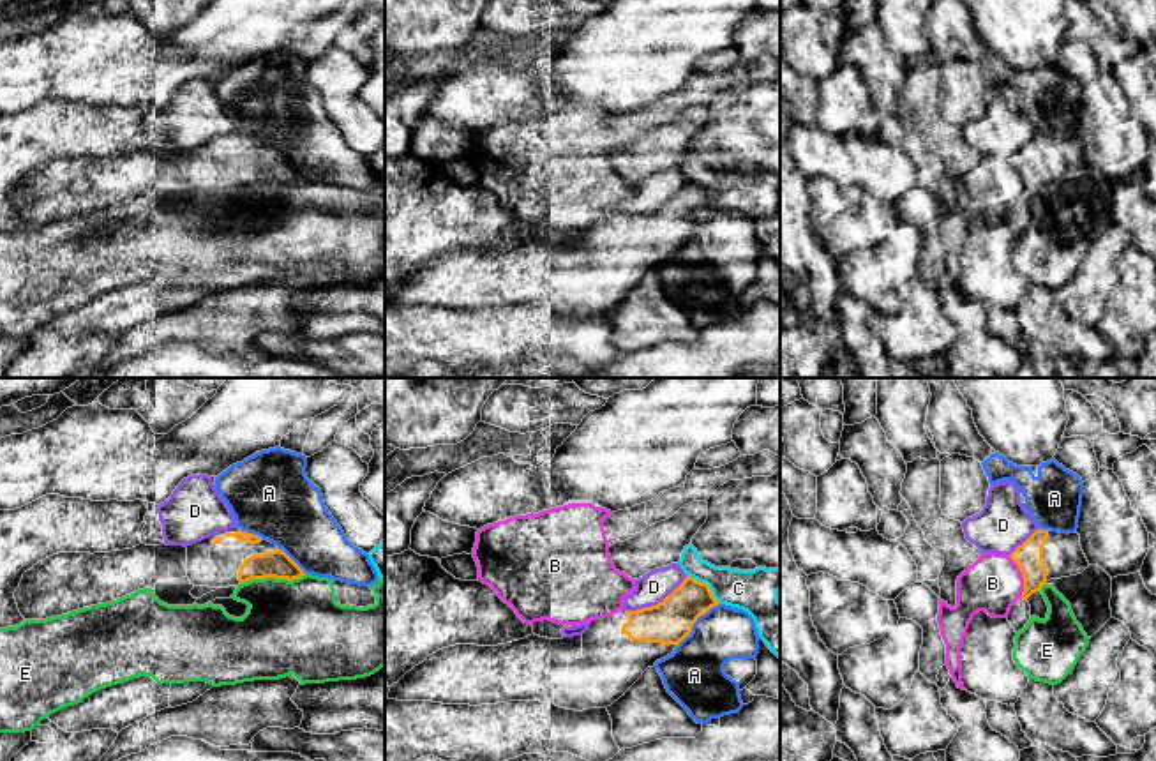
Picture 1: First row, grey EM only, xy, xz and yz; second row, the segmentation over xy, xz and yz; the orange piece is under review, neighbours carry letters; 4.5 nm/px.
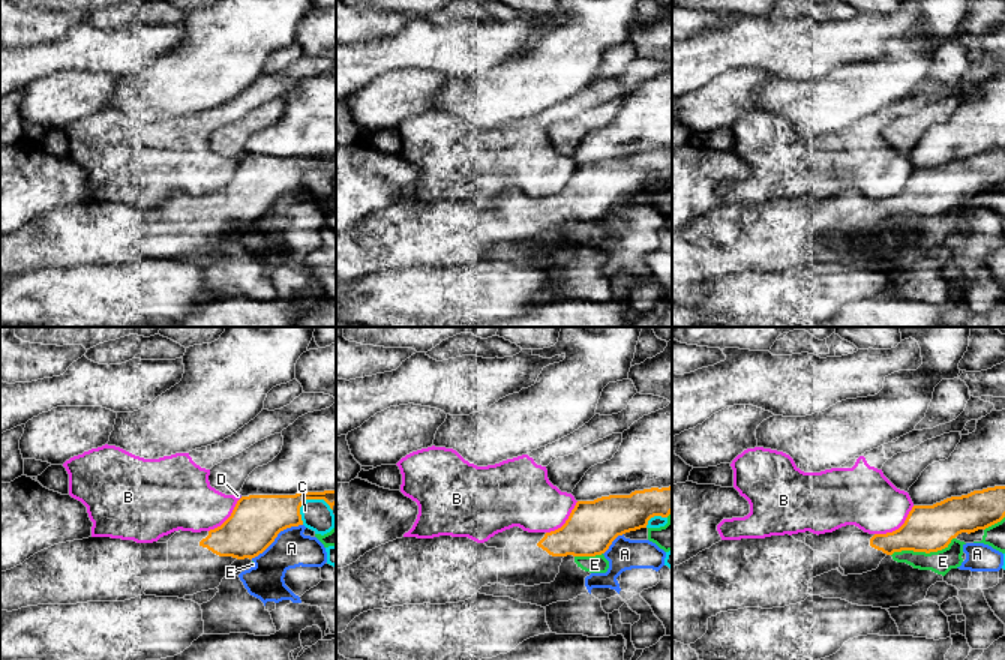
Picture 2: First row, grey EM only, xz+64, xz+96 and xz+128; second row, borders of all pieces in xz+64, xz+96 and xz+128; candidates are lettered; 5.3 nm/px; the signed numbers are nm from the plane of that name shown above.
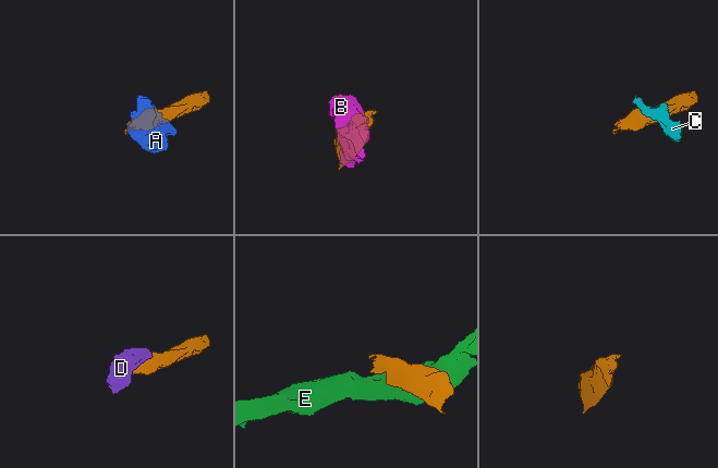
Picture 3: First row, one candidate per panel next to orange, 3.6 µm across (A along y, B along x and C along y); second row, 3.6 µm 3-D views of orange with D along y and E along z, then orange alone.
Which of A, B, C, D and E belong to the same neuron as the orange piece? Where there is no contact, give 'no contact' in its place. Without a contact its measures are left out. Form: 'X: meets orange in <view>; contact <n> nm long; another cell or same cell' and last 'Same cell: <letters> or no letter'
A: meets orange in xz; contact 280 nm long; another cell
B: meets orange in yz; contact 220 nm long; another cell
C: meets orange in xz; contact 200 nm long; another cell
D: meets orange in xz; contact 320 nm long; another cell
E: meets orange in xy; contact 300 nm long; another cell
Same cell: no letter

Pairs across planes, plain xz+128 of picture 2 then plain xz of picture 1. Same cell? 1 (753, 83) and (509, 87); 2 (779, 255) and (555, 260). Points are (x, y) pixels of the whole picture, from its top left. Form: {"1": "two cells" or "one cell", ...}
{"1": "one cell", "2": "one cell"}

